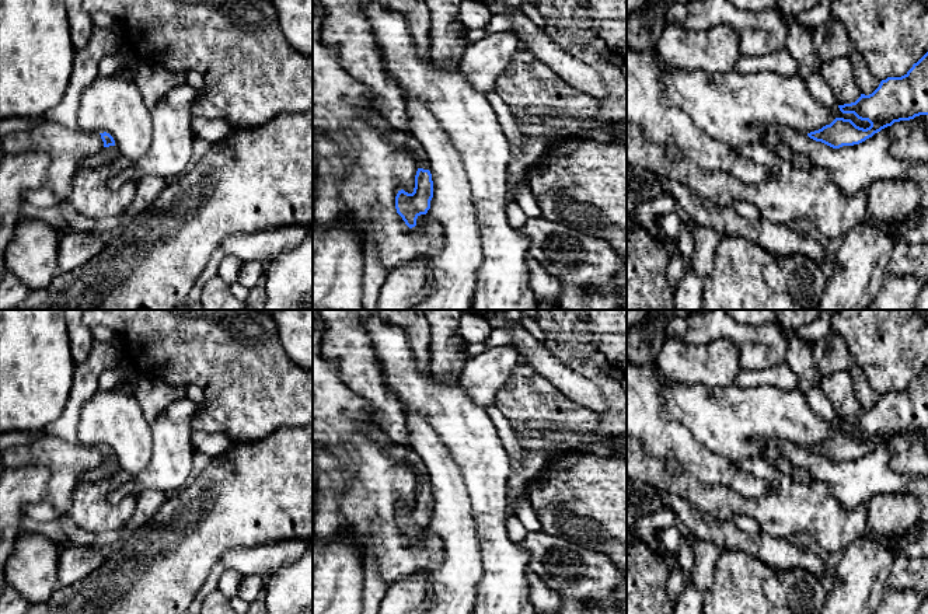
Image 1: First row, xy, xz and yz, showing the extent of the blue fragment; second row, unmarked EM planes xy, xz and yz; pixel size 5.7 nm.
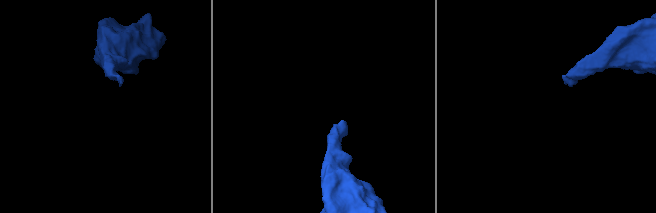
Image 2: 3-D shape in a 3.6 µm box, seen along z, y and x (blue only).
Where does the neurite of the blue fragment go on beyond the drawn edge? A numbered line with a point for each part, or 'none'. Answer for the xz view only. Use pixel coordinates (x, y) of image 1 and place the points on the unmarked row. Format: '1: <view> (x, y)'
1: xz (407, 456)

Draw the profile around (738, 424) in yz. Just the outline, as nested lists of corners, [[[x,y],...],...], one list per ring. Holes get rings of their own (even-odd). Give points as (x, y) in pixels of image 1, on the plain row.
[[[664,377],[662,395],[666,412],[681,422],[692,436],[708,450],[721,454],[732,463],[746,458],[764,458],[770,443],[784,442],[799,447],[810,447],[830,439],[835,432],[851,433],[859,442],[869,442],[868,435],[854,428],[842,428],[838,418],[828,422],[821,419],[809,405],[807,398],[798,390],[785,391],[772,386],[740,388],[736,386],[708,388],[688,386]]]

